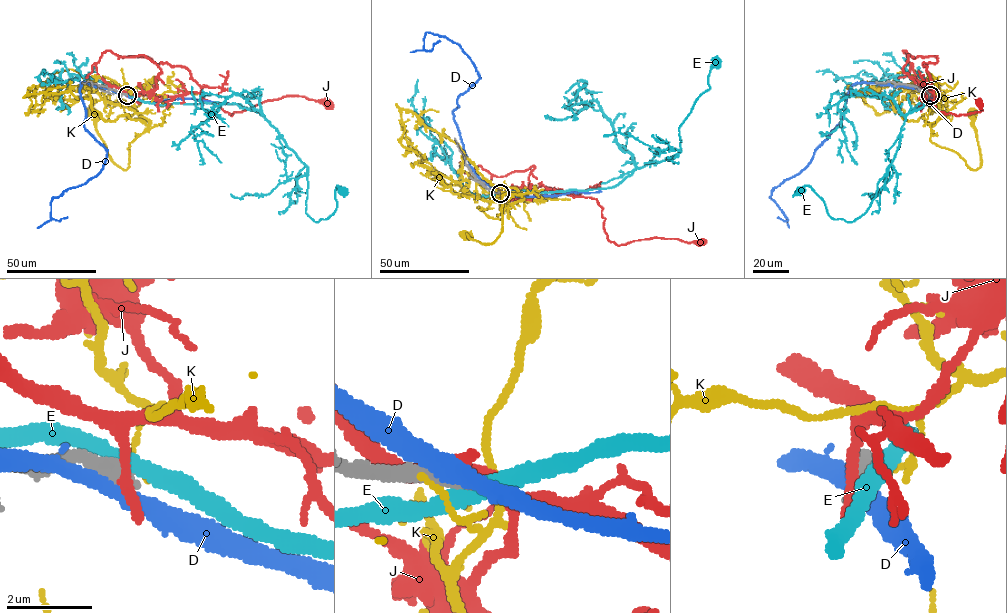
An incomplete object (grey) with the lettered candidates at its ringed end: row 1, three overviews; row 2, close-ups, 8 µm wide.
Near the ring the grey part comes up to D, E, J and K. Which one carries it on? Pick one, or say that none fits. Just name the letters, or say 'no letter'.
no letter

